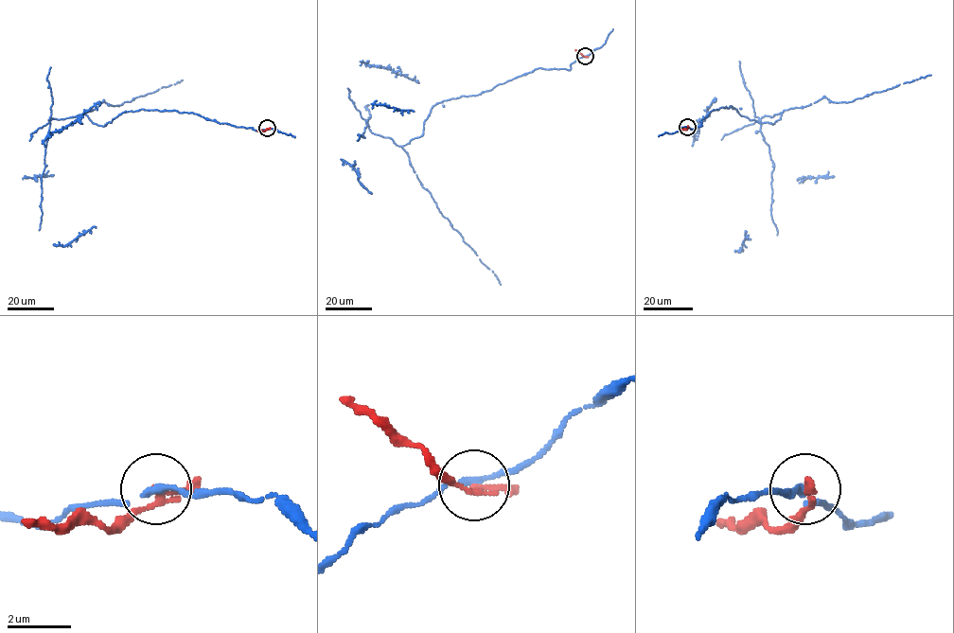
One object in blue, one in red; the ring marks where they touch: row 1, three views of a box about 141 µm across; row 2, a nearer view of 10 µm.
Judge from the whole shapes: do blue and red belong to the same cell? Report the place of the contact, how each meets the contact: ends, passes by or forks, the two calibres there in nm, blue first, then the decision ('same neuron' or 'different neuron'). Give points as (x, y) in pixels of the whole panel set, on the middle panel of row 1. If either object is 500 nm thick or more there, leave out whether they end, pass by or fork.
at (585, 56); blue passes by; red passes by; 160 nm thick on the blue side, 160 nm on the other; different neuron

